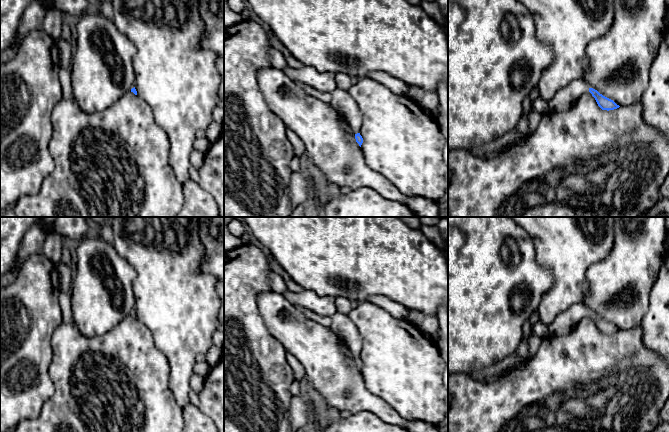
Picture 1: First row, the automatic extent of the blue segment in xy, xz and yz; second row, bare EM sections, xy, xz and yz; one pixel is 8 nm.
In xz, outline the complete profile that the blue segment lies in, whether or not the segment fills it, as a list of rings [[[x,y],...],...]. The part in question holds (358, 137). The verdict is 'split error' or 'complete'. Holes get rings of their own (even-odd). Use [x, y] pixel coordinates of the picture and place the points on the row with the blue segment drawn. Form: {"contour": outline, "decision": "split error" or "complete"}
{"contour": [[[337,88],[332,92],[330,105],[344,117],[344,120],[353,129],[356,142],[361,147],[363,138],[359,132],[362,126],[362,112],[355,100],[347,92],[347,90]]], "decision": "split error"}

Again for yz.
{"contour": [[[574,80],[558,90],[548,102],[548,112],[563,112],[569,110],[585,92],[590,92],[602,110],[614,110],[619,108],[613,100],[603,96],[597,90],[589,88],[584,81]]], "decision": "split error"}

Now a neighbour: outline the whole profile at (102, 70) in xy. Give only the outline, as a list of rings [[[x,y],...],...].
[[[90,10],[80,17],[76,31],[76,49],[73,51],[71,66],[73,99],[86,113],[101,112],[110,108],[126,92],[135,87],[133,58],[136,54],[136,47],[117,29],[113,20],[101,16],[97,10]]]

